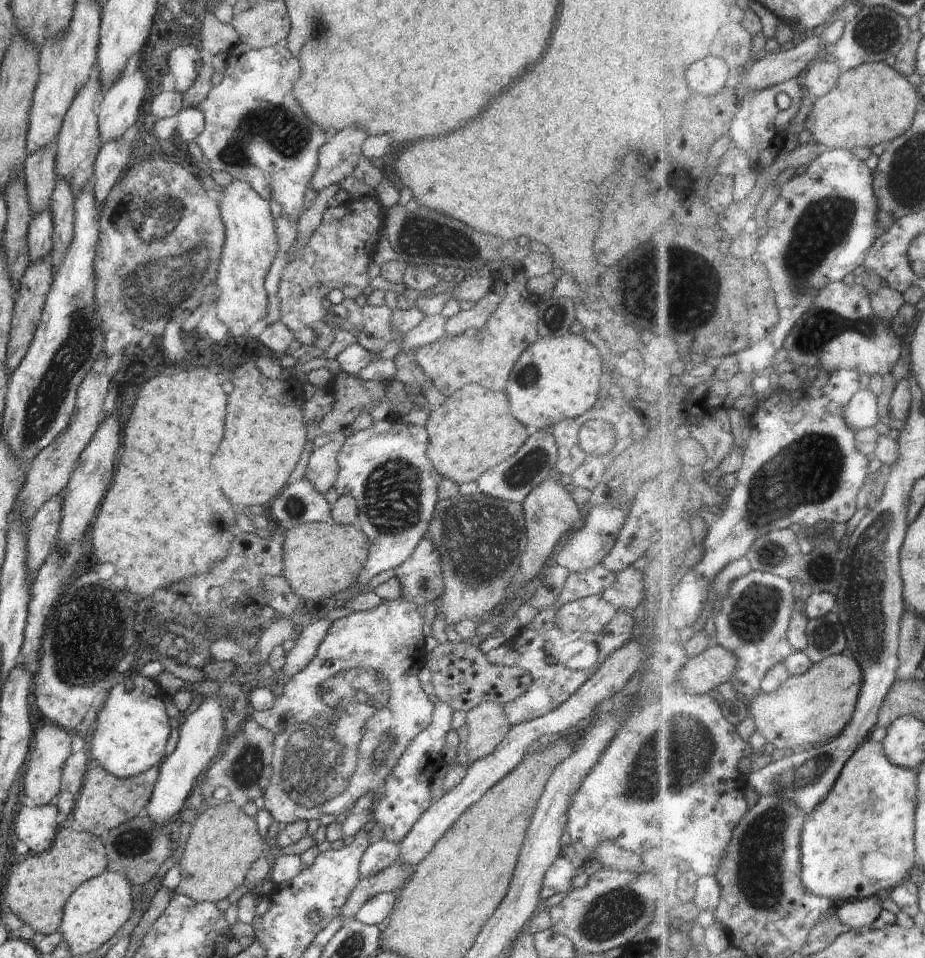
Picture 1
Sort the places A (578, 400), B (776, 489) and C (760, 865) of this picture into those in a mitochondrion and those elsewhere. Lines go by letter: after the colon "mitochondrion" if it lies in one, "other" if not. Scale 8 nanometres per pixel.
A: other
B: mitochondrion
C: mitochondrion

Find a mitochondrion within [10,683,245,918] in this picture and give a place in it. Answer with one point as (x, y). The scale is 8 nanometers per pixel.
(132, 842)

